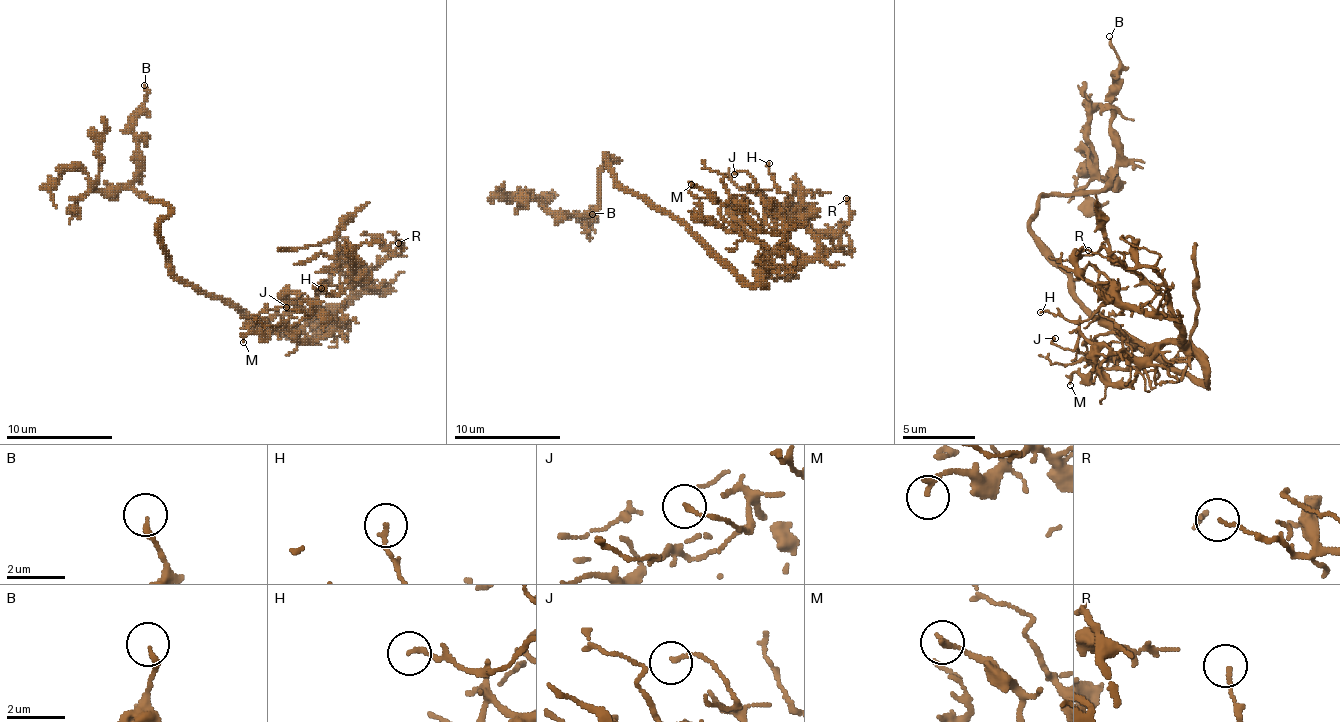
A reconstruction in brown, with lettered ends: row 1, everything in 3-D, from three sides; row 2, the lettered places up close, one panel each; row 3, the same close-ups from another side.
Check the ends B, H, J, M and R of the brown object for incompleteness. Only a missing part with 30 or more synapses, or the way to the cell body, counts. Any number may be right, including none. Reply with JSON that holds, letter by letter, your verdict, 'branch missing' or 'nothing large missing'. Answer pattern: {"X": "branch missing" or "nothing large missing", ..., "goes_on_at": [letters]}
{"B": "nothing large missing", "H": "nothing large missing", "J": "nothing large missing", "M": "nothing large missing", "R": "nothing large missing", "goes_on_at": []}

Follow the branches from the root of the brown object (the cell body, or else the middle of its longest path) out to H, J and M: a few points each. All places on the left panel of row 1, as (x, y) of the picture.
H: (222, 299), (297, 339), (310, 339), (318, 320), (345, 309), (369, 288), (350, 280), (342, 293), (321, 288)
J: (222, 299), (297, 339), (313, 336), (313, 323), (323, 312), (334, 323), (313, 307), (307, 315), (286, 307)
M: (222, 299), (230, 299), (297, 339), (313, 336), (313, 320), (321, 312), (302, 325), (249, 334), (243, 342)

